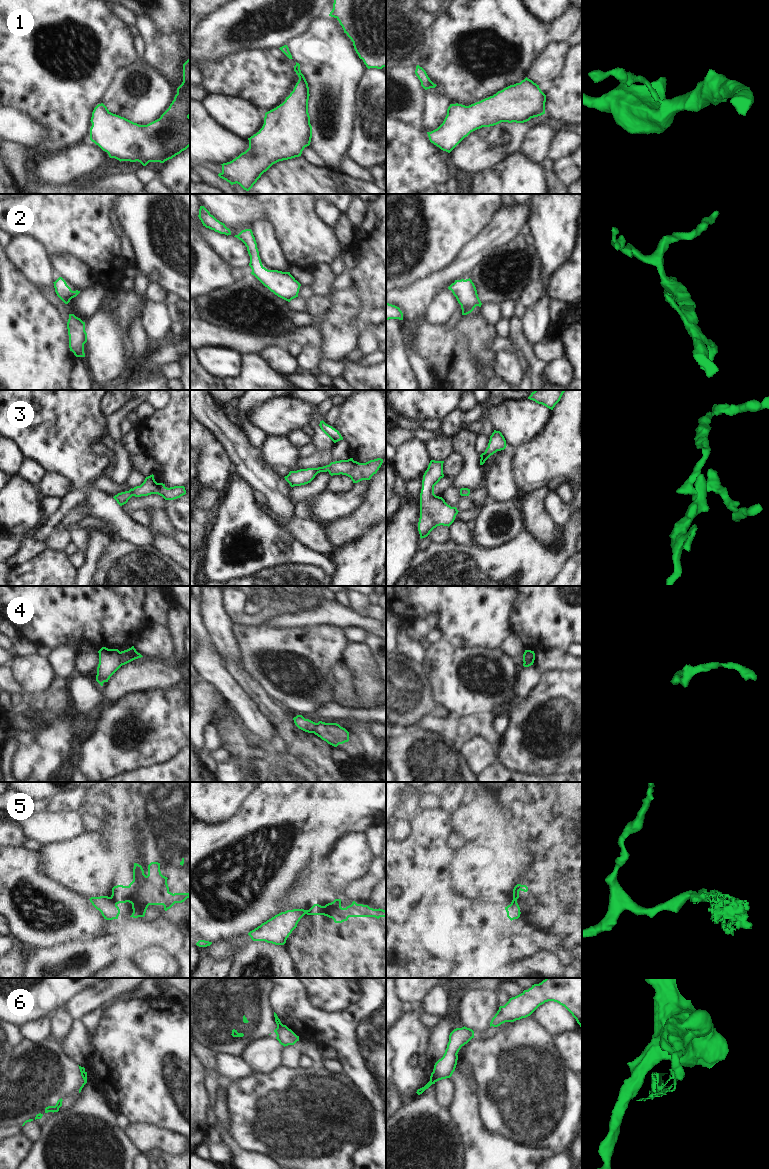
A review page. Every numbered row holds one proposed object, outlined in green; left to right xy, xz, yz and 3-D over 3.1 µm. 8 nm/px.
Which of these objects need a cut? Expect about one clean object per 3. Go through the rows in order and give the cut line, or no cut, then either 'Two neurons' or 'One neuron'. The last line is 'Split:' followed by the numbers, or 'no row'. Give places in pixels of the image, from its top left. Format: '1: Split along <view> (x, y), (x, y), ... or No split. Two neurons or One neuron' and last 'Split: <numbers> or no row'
1: No split. One neuron
2: No split. One neuron
3: No split. One neuron
4: Split along xy (119, 652), (119, 661), (122, 664). Two neurons
5: Split along xy (111, 896), (116, 904). Two neurons
6: Split along yz (432, 1072), (436, 1081). Two neurons
Split: 4, 5, 6.

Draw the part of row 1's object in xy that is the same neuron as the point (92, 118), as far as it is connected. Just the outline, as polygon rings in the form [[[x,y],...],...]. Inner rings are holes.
[[[190,59],[183,64],[183,82],[177,88],[177,94],[169,108],[161,117],[147,125],[139,125],[124,117],[111,113],[107,107],[98,104],[91,117],[90,140],[107,152],[110,158],[121,161],[140,162],[146,166],[149,162],[160,162],[172,159],[190,146]]]

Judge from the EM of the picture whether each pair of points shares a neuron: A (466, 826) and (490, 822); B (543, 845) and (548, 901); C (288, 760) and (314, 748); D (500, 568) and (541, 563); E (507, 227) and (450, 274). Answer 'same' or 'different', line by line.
A: same
B: same
C: different
D: same
E: same

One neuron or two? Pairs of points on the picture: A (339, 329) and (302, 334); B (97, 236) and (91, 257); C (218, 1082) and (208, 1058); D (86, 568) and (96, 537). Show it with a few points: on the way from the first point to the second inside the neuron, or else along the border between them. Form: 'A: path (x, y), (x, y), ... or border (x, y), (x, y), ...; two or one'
A: border (318, 328), (320, 346); two
B: path (92, 241), (91, 252); one
C: path (216, 1076), (208, 1064); one
D: path (91, 560), (96, 545); one

